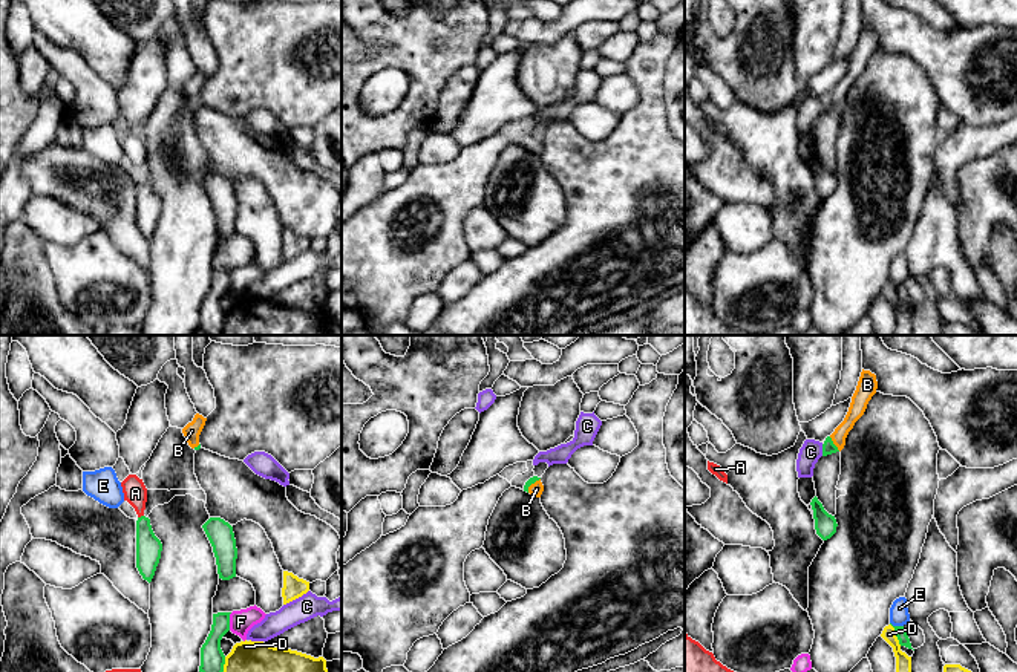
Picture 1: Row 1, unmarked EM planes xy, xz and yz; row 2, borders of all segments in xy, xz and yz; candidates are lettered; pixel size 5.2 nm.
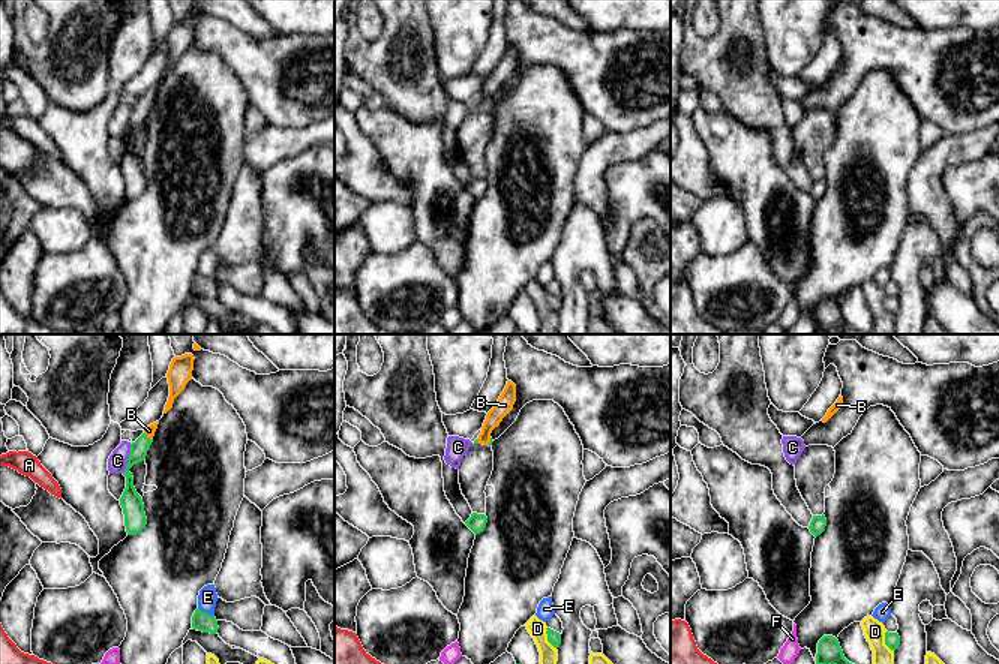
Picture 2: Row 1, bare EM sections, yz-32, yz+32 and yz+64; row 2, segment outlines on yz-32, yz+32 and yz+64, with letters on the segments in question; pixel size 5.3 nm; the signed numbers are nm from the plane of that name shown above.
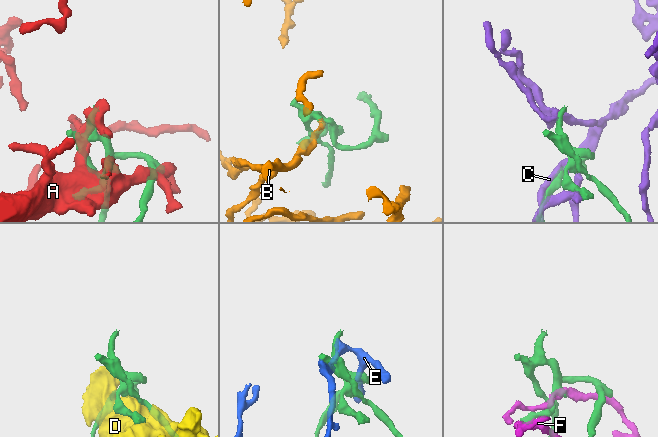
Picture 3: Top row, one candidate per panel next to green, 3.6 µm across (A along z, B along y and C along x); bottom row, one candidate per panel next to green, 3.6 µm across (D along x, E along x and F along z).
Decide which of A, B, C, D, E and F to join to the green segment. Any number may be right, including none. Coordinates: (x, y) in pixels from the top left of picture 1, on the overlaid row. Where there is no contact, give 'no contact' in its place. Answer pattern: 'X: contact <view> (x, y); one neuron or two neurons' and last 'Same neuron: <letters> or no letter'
A: contact xy (141, 516); two neurons
B: contact yz (833, 444); one neuron
C: contact yz (823, 450); two neurons
D: contact yz (896, 634); two neurons
E: contact yz (896, 626); two neurons
F: contact xy (228, 622); two neurons
Same neuron: B

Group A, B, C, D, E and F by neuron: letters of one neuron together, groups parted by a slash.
A / B / C / D / E / F

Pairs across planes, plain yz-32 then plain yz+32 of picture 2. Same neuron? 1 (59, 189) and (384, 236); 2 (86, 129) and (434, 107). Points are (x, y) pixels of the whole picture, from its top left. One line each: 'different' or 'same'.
1: different
2: different

